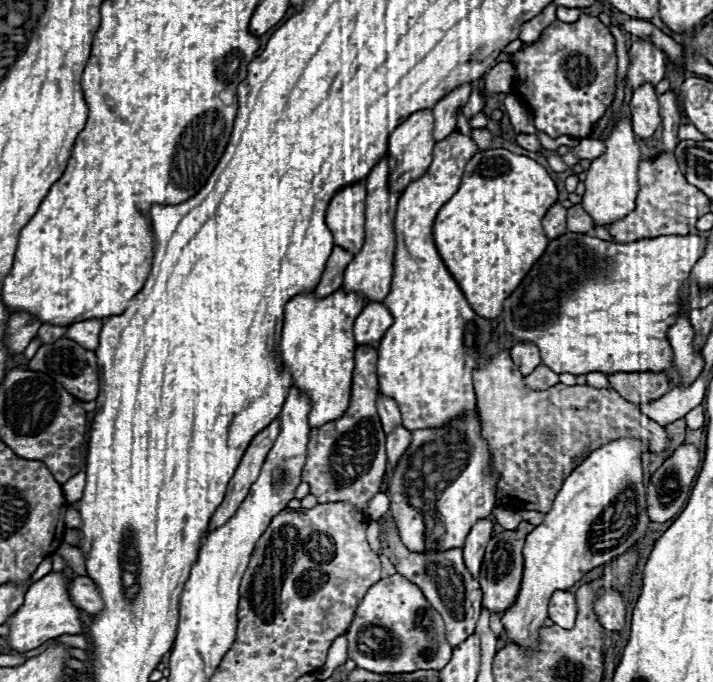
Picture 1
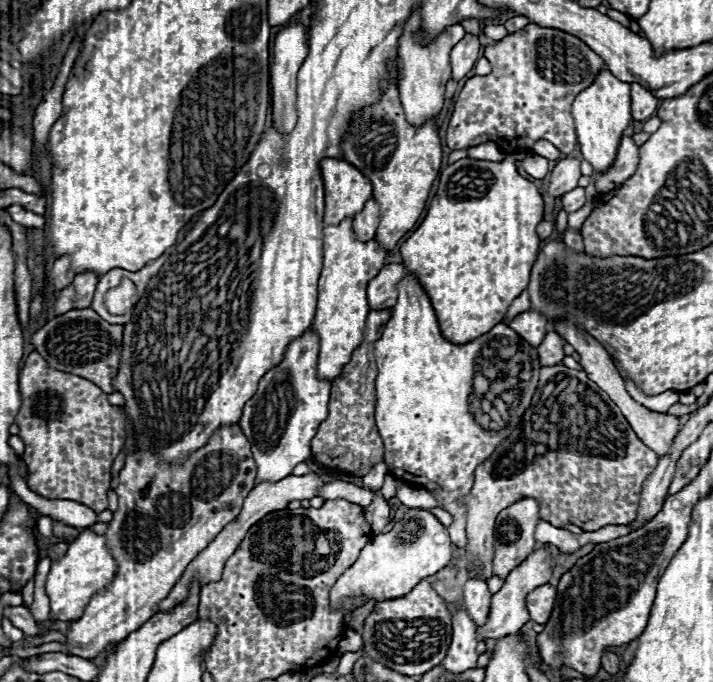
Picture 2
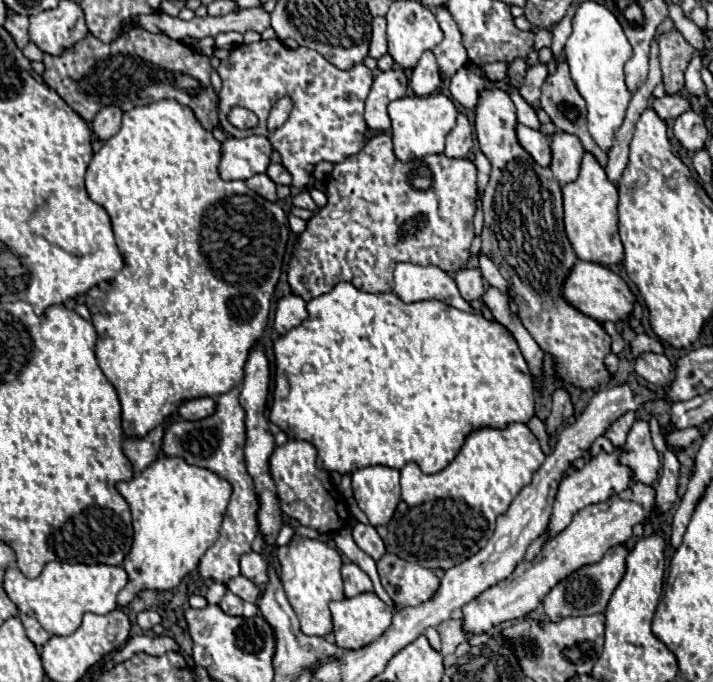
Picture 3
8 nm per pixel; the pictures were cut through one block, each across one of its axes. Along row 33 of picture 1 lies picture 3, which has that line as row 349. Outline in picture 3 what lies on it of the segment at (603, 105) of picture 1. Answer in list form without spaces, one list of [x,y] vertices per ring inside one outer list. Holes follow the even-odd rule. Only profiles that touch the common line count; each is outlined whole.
[[[482,88],[478,92],[478,106],[476,106],[476,136],[480,142],[480,150],[492,162],[490,182],[484,190],[484,200],[482,200],[484,204],[482,252],[492,258],[500,274],[508,280],[510,298],[520,306],[520,320],[524,328],[532,334],[532,338],[538,342],[538,346],[544,352],[550,352],[558,360],[556,374],[580,386],[582,390],[596,388],[610,380],[610,374],[602,362],[604,356],[610,352],[610,336],[604,332],[602,324],[584,316],[562,298],[560,286],[568,276],[572,264],[576,262],[576,254],[564,232],[560,184],[552,180],[552,172],[548,168],[538,166],[530,158],[530,154],[518,144],[514,126],[516,126],[516,108],[508,92],[502,88]]]

